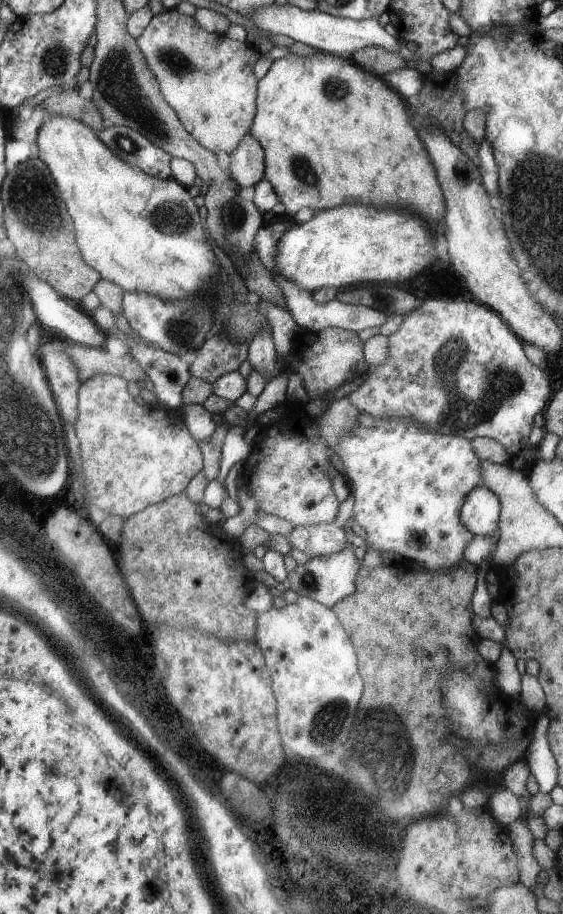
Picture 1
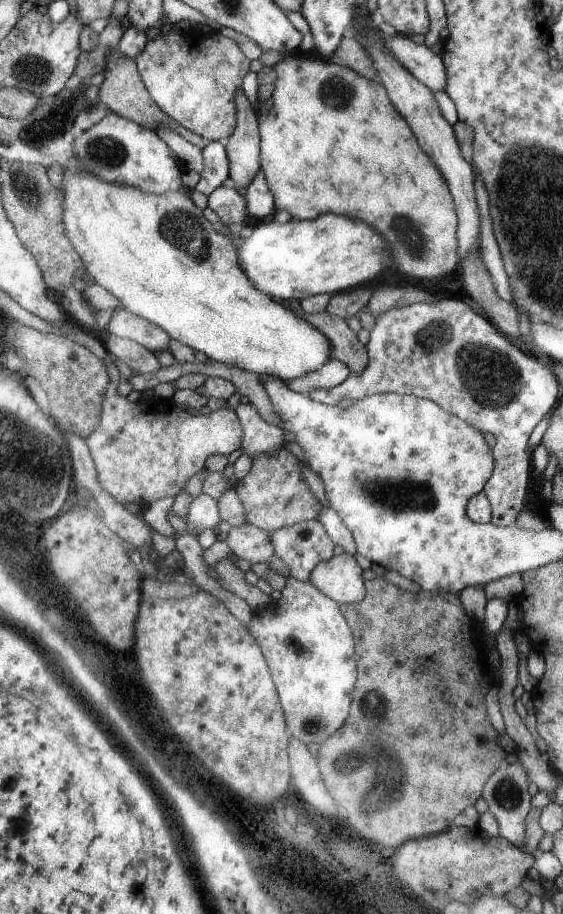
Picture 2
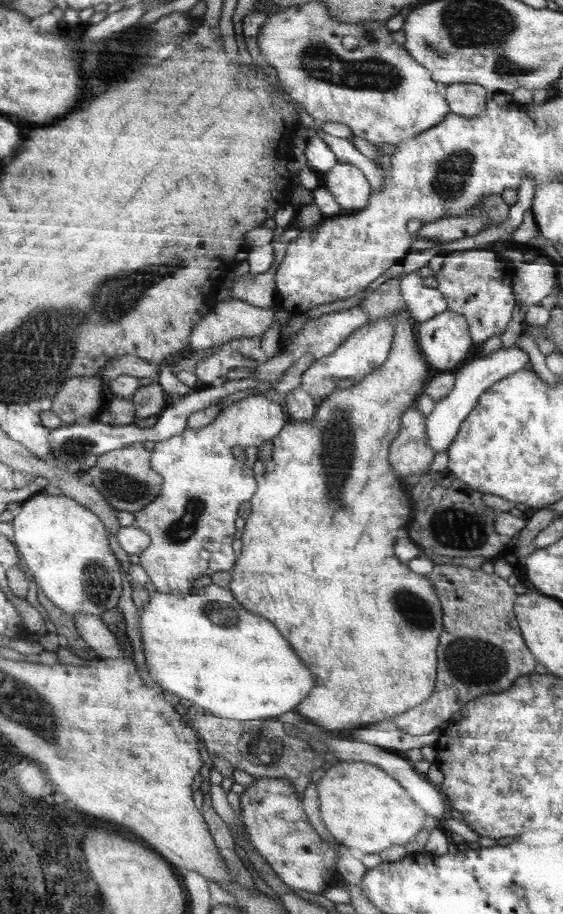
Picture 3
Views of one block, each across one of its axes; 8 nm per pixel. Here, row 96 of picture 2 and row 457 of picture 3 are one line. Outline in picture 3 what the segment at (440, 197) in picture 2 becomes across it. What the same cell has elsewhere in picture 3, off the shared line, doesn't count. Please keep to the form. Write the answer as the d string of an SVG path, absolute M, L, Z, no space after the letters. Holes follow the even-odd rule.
M403 312L397 319L396 333L393 337L393 348L388 360L380 369L367 374L344 389L337 389L324 400L317 404L314 416L307 421L288 420L284 428L270 440L258 446L257 460L253 467L258 479L258 490L251 498L248 507L249 515L245 518L240 541L242 548L239 551L241 557L237 560L234 570L231 570L232 581L228 588L238 598L238 602L254 612L262 614L264 618L270 618L290 642L294 642L294 650L302 654L302 660L314 670L314 676L318 678L318 686L314 688L314 694L298 706L298 714L306 716L308 720L314 720L314 724L326 728L326 730L354 730L364 729L366 724L374 724L380 721L392 720L395 715L405 713L422 702L428 701L436 688L437 680L437 649L440 648L440 636L444 630L444 611L437 595L437 588L432 581L423 574L413 572L407 563L403 563L396 555L396 538L398 530L404 528L410 520L410 498L404 492L400 480L390 472L389 450L393 441L396 440L401 427L401 416L404 412L412 409L414 400L422 394L422 388L428 380L428 364L425 355L422 354L419 344L414 340L414 322L406 320L410 317Z

